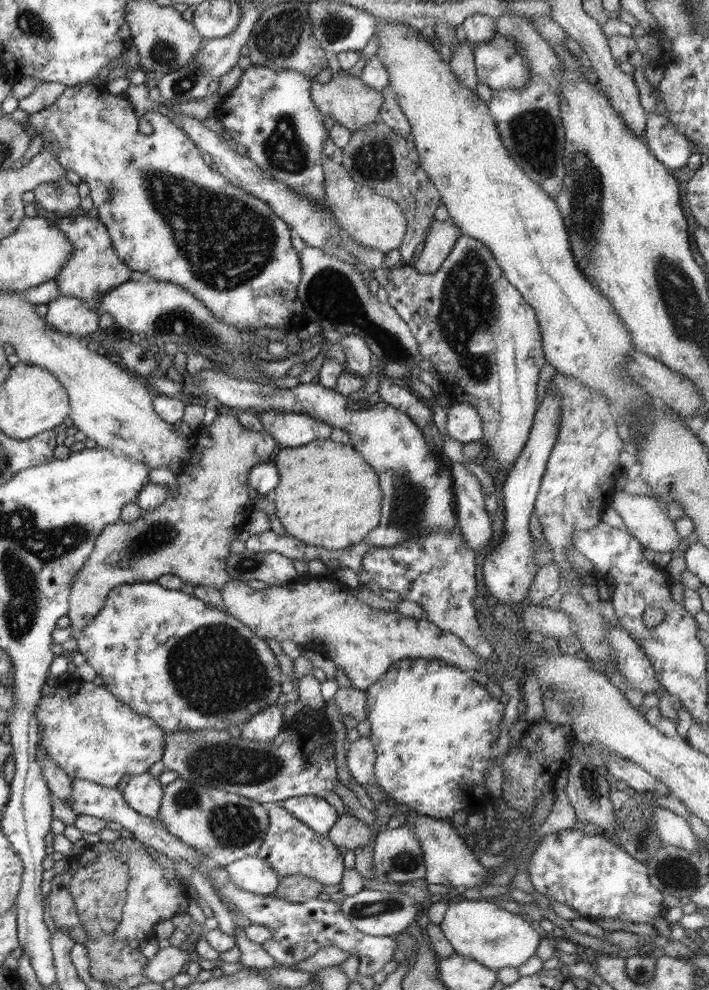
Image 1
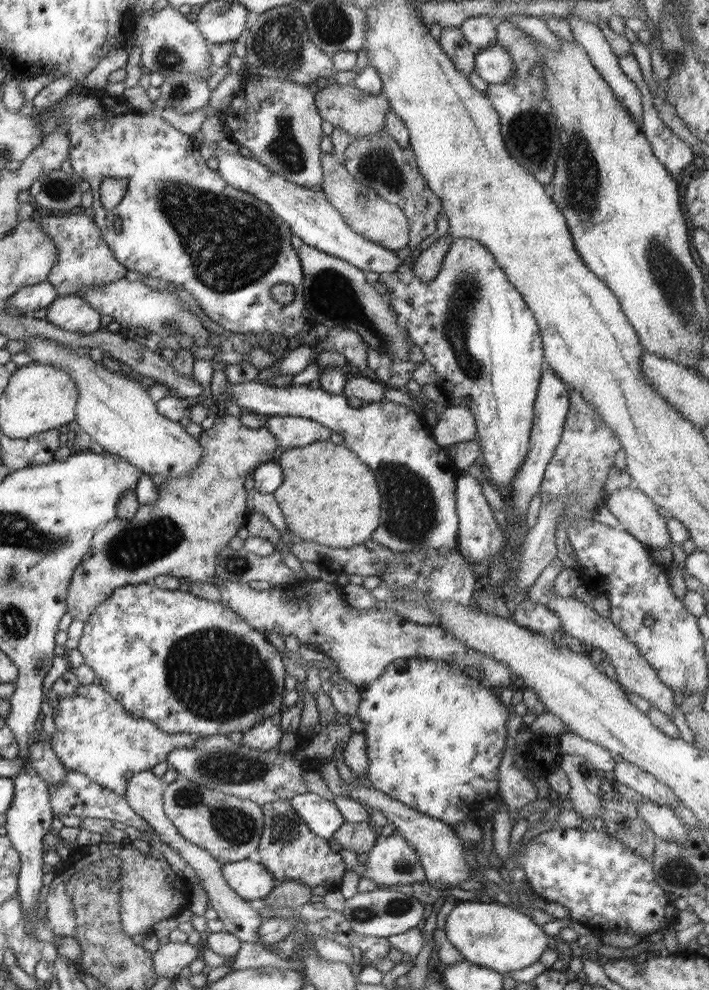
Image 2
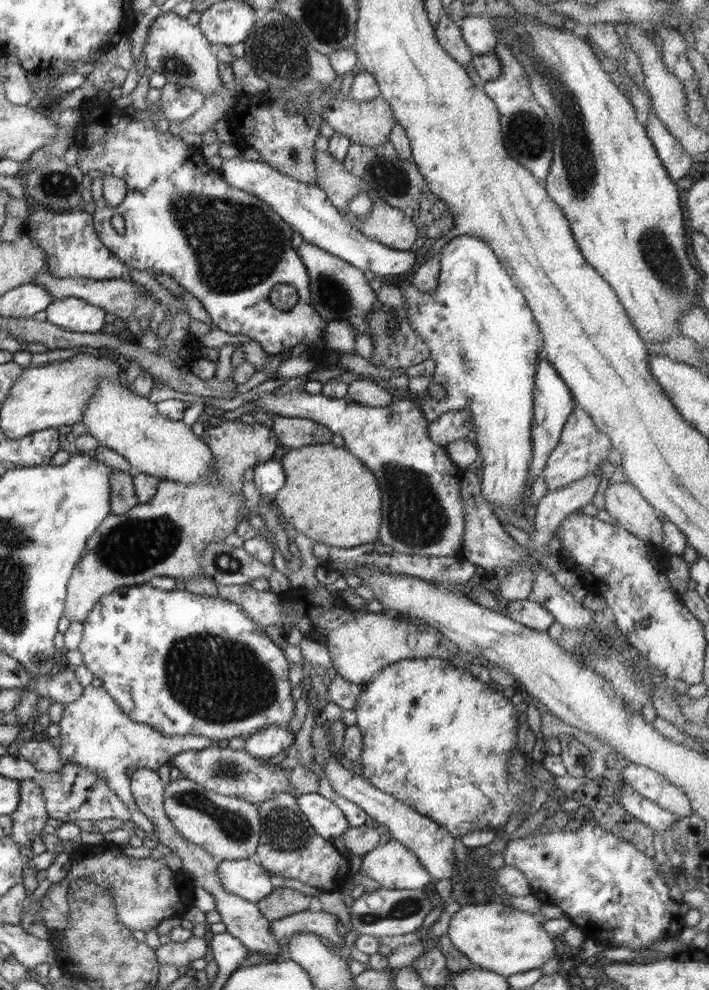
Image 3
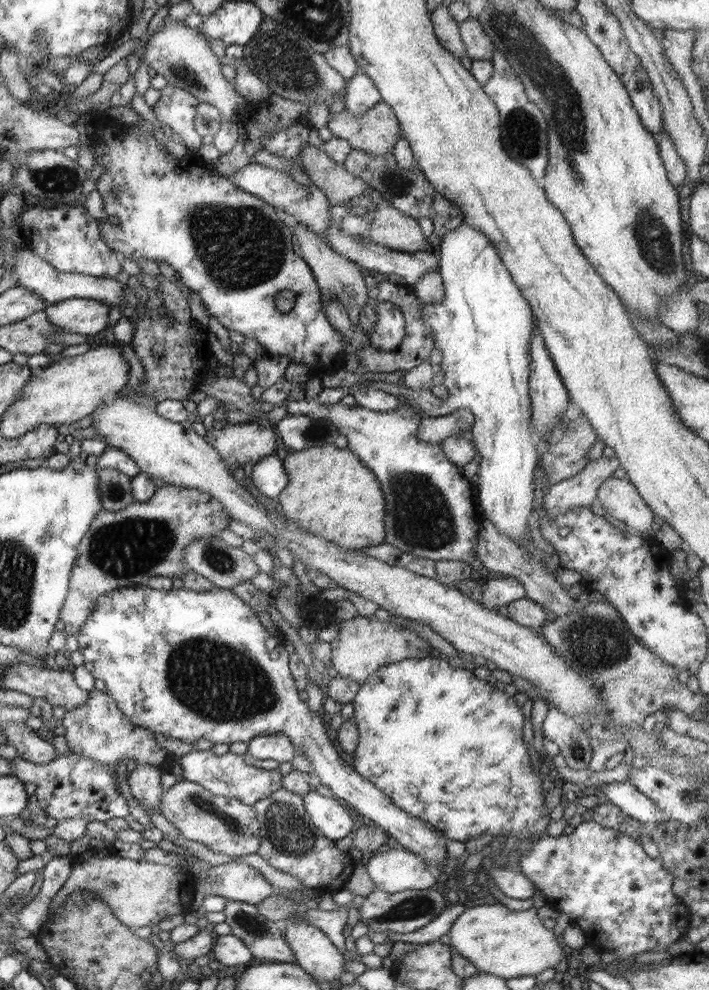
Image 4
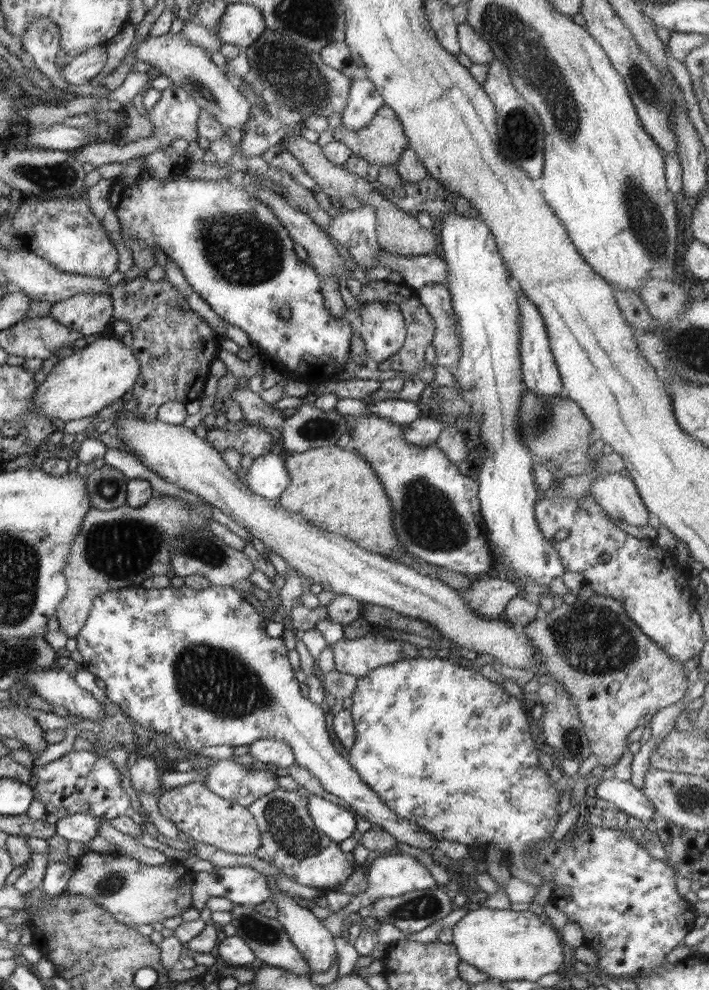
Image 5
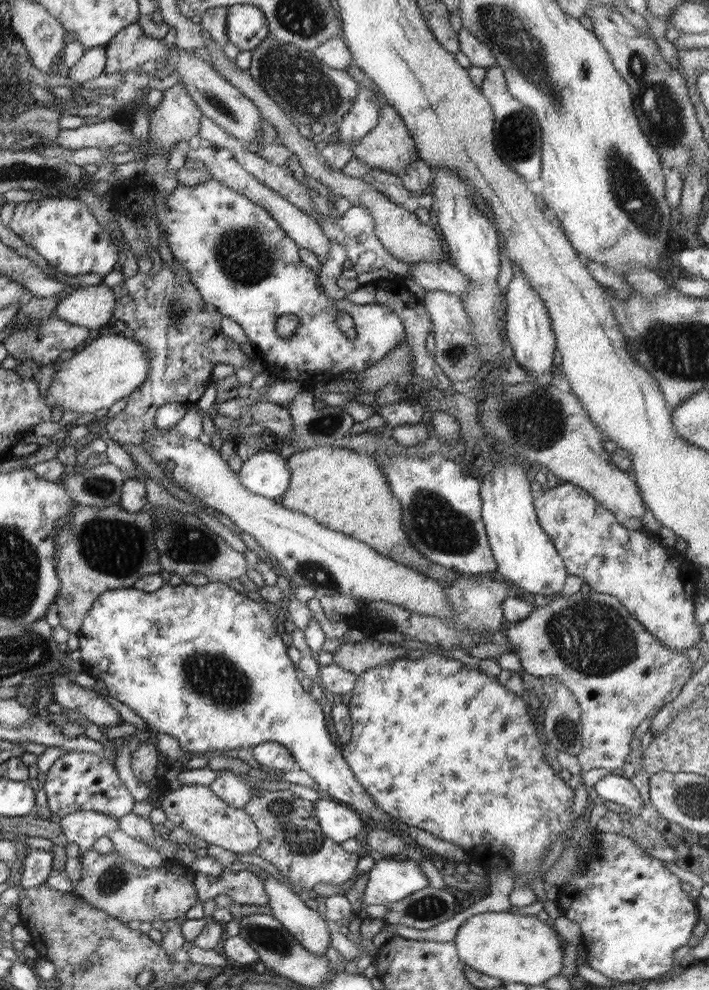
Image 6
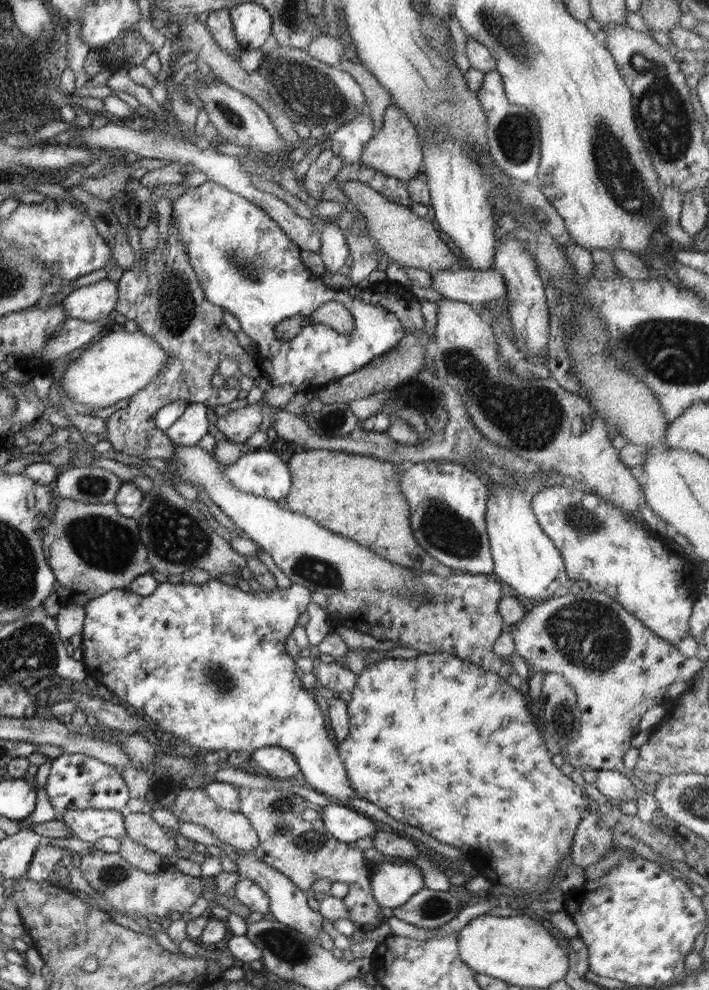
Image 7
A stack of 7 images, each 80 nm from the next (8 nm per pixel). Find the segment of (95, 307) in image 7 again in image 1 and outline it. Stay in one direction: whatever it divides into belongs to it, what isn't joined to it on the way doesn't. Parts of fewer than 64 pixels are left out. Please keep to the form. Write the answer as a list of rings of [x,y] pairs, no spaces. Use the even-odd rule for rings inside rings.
[[[60,295],[47,305],[44,317],[56,331],[80,338],[98,330],[100,313],[79,298]]]

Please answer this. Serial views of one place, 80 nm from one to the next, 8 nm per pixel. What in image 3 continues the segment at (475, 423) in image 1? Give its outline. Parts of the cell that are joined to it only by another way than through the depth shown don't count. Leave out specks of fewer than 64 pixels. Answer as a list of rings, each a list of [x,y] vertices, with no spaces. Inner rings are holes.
[[[468,409],[445,412],[434,422],[426,423],[429,437],[440,446],[455,440],[470,439],[473,432],[473,416]]]

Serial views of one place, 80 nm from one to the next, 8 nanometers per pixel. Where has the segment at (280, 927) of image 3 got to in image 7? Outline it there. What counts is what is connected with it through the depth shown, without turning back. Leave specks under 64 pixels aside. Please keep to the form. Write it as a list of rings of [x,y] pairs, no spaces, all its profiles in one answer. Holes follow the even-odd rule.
[[[375,863],[370,882],[373,899],[380,906],[392,909],[402,906],[425,887],[421,870],[412,863]]]

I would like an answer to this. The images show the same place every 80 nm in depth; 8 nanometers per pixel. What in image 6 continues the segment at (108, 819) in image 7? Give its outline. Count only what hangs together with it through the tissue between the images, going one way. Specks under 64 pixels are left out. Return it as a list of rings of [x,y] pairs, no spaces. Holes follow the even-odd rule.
[[[93,810],[72,812],[62,817],[59,824],[68,842],[78,844],[82,852],[92,849],[98,838],[119,829],[118,819]]]

